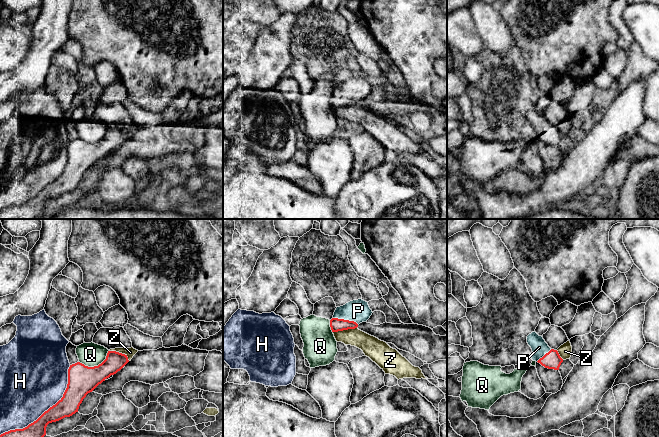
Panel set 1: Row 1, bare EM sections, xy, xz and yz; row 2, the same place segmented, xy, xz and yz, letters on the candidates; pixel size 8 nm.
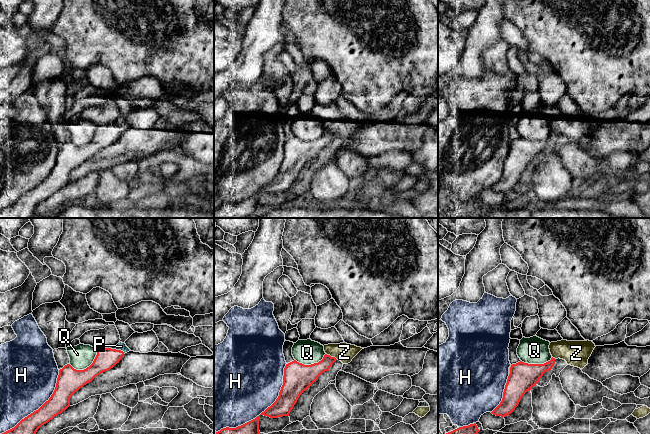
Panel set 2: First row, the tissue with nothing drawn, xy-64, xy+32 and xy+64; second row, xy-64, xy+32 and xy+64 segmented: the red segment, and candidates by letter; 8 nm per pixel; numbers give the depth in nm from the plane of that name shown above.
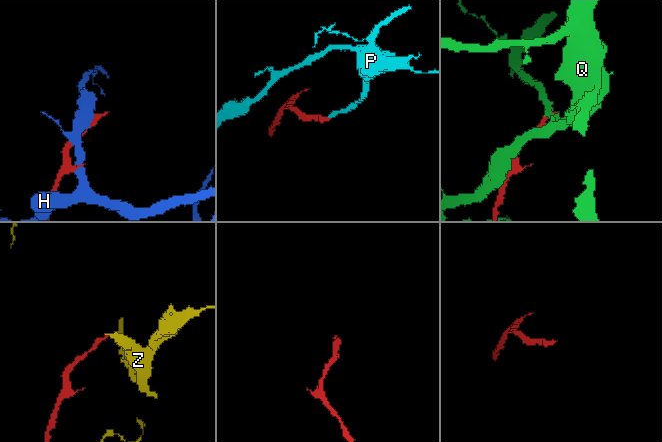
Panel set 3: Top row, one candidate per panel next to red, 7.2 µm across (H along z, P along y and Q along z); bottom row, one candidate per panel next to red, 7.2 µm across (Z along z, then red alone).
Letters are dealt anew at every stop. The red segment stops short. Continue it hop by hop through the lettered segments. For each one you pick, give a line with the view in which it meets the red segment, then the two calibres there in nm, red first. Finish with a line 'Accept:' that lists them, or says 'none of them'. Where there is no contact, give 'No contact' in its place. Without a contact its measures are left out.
P: Touches red in xz. Thickness 100 nm (red) against 180 nm
Accept: P

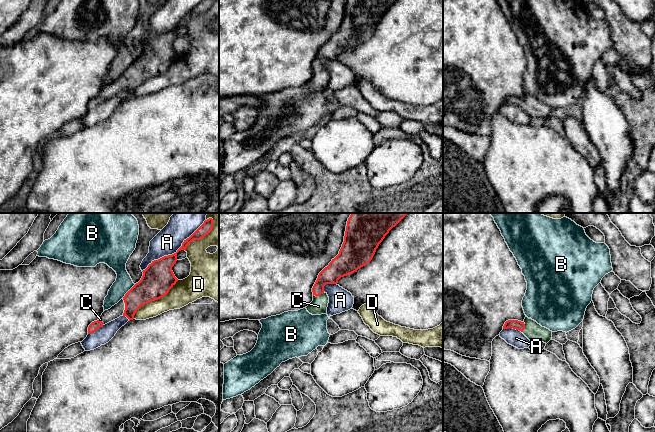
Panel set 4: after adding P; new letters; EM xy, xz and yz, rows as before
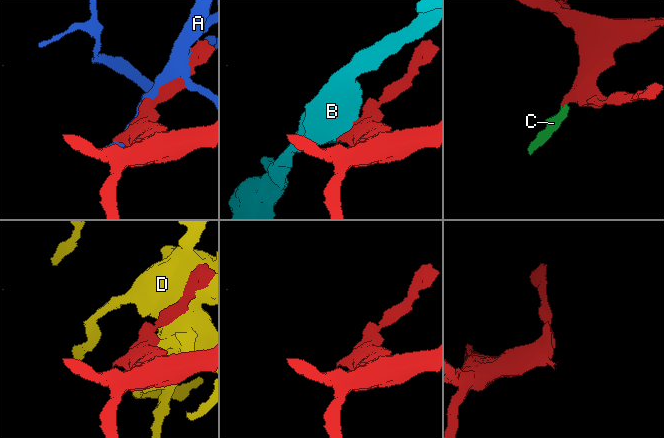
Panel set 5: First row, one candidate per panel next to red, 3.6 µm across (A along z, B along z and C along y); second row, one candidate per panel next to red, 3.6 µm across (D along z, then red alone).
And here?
C: Touches red in xz. Thickness 150 nm (red) against 140 nm
Accept: C

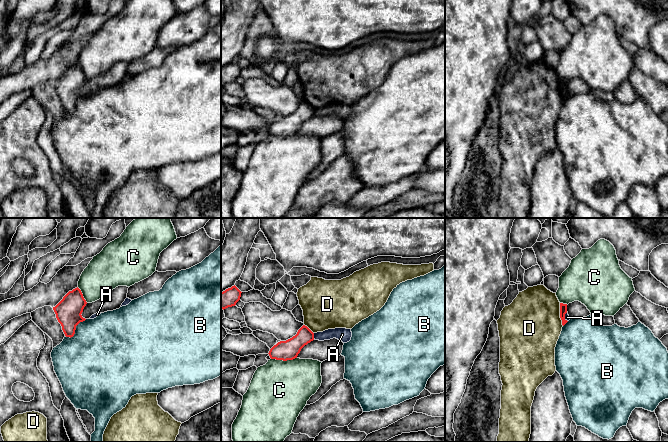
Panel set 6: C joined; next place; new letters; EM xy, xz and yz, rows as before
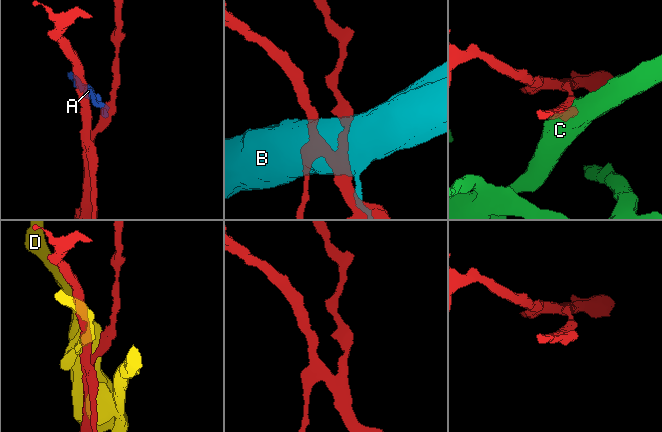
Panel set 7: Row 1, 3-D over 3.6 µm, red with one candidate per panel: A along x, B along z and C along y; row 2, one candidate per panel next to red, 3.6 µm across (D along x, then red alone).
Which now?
Accept: none of them

